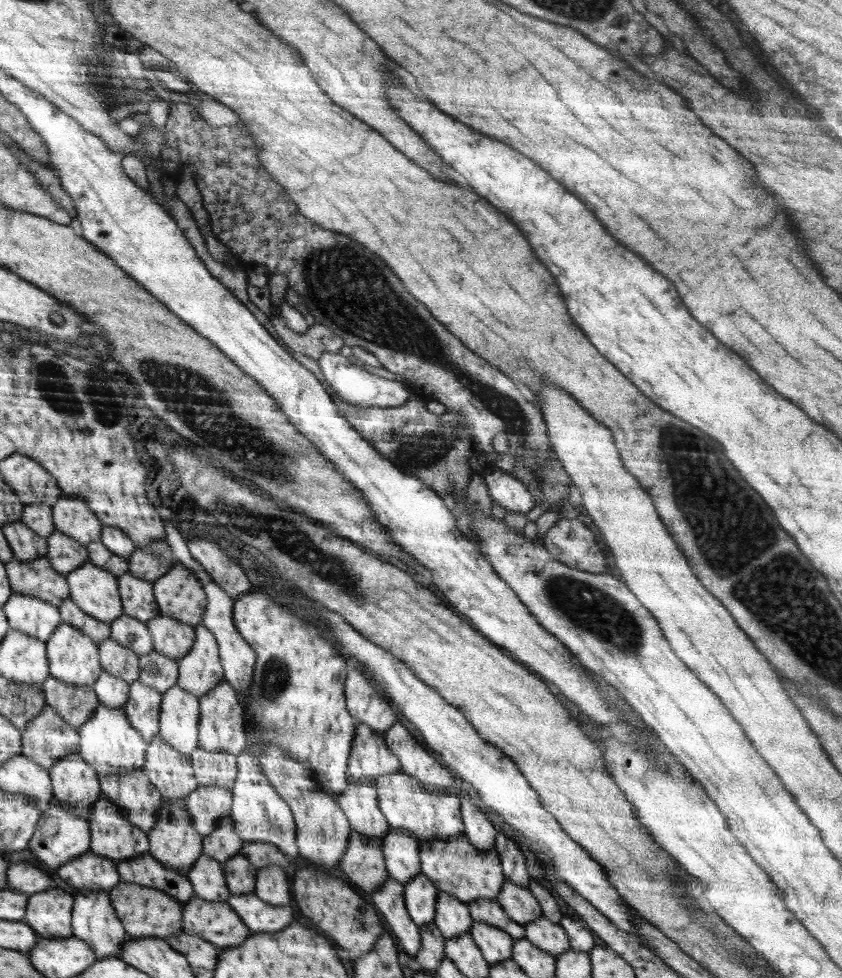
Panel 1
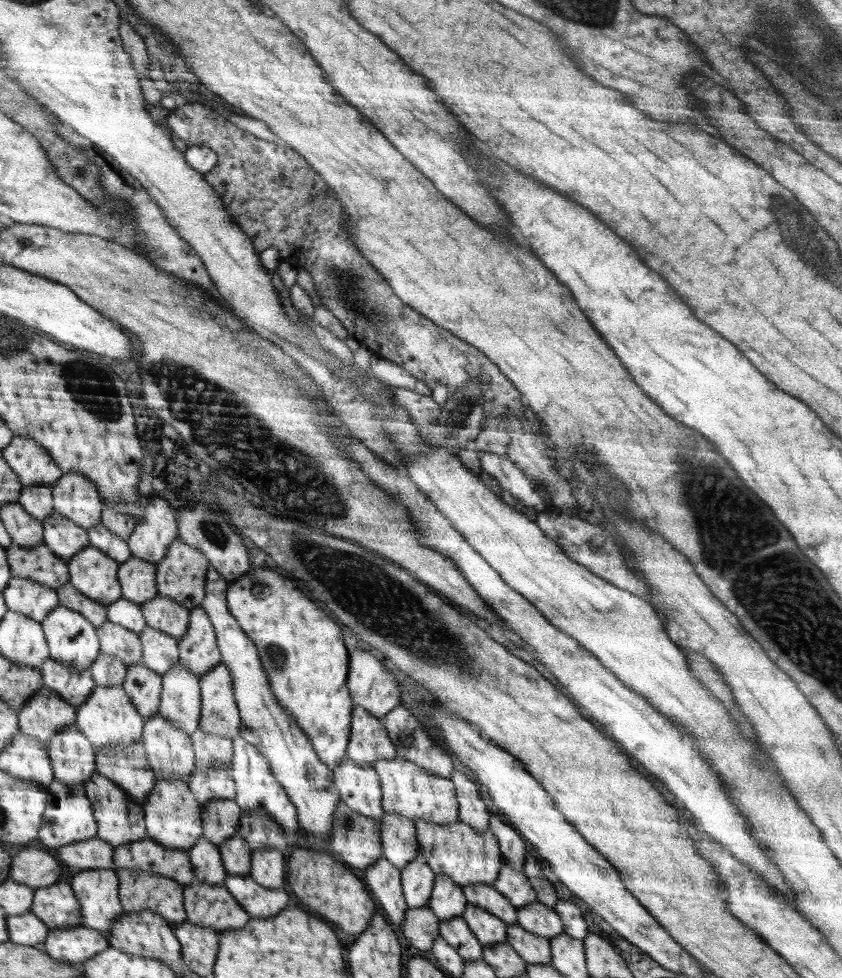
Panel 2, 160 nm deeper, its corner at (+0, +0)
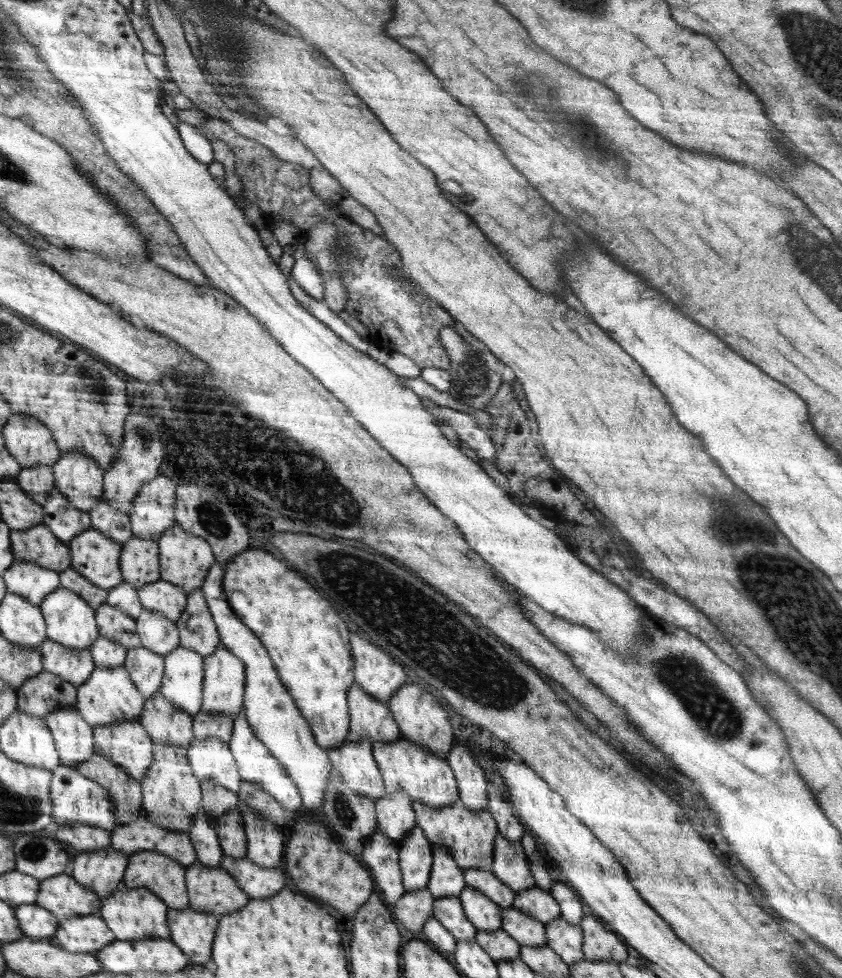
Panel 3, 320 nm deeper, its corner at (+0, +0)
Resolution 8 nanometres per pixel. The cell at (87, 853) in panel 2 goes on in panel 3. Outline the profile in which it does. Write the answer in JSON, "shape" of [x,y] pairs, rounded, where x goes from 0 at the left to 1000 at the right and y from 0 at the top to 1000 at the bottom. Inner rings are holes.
{"shape":[[[84,843],[65,846],[64,853],[74,863],[90,873],[126,870],[132,865],[132,850],[103,843]]]}

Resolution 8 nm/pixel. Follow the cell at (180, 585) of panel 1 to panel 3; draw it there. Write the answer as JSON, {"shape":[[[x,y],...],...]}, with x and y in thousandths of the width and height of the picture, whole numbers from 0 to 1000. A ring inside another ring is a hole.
{"shape":[[[211,536],[200,540],[189,552],[189,581],[192,584],[195,595],[202,595],[216,601],[222,608],[238,603],[246,592],[246,585],[255,577],[254,562],[247,557],[246,552],[219,544]]]}

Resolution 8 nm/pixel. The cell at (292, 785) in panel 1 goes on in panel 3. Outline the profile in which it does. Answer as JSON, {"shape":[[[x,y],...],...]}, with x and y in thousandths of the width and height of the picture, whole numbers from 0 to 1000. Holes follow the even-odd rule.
{"shape":[[[259,575],[246,585],[245,595],[238,604],[247,609],[246,618],[252,618],[252,630],[257,630],[255,638],[261,638],[260,650],[266,650],[266,660],[292,681],[292,710],[289,712],[290,731],[304,753],[321,766],[331,777],[331,781],[341,786],[346,797],[359,811],[362,830],[375,832],[385,820],[385,811],[393,790],[392,770],[381,763],[369,747],[366,736],[355,727],[349,713],[335,701],[333,691],[323,679],[322,671],[315,665],[311,655],[280,630],[265,605],[266,580]]]}

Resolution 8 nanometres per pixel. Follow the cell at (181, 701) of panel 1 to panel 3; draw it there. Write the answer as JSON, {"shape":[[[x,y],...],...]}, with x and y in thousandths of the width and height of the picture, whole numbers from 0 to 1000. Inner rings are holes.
{"shape":[[[216,660],[195,672],[195,691],[189,703],[196,715],[230,734],[241,724],[241,693],[245,675]]]}

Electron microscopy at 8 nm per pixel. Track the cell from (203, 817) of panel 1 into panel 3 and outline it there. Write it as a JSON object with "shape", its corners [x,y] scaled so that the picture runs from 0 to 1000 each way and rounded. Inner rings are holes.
{"shape":[[[259,754],[232,756],[222,765],[222,774],[238,802],[247,796],[281,812],[289,798],[270,759]]]}

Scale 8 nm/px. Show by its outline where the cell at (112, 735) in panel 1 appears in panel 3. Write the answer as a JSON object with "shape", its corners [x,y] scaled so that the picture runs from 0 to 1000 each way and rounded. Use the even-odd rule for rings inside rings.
{"shape":[[[147,681],[140,683],[113,683],[108,693],[91,703],[91,727],[108,740],[109,744],[124,743],[135,739],[157,738],[169,734],[173,715],[157,697]]]}

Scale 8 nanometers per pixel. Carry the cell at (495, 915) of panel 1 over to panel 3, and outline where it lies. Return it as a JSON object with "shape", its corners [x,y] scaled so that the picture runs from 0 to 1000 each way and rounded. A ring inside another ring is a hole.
{"shape":[[[559,888],[553,892],[555,906],[574,912],[582,920],[586,920],[595,928],[606,928],[612,923],[612,911],[583,890],[576,888]]]}

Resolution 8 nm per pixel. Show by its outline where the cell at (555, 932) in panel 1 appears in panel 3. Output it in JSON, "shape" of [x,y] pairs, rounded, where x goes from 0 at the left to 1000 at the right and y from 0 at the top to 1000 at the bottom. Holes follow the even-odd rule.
{"shape":[[[639,906],[627,911],[612,913],[610,927],[647,946],[666,937],[662,920],[653,914],[653,911],[644,910]]]}

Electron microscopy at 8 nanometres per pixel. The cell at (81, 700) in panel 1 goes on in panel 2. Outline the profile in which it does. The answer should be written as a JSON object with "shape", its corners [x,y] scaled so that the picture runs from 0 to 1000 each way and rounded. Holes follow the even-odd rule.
{"shape":[[[61,673],[46,685],[51,690],[51,701],[68,708],[90,725],[103,718],[116,701],[106,685],[91,686]]]}

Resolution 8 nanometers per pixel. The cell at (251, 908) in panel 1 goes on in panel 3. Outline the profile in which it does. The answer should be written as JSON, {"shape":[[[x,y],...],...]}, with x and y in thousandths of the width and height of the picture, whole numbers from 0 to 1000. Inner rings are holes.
{"shape":[[[266,874],[260,883],[270,890],[284,903],[284,907],[293,912],[297,919],[321,918],[333,912],[337,906],[337,896],[330,885],[323,888],[302,883],[295,876],[276,877]]]}

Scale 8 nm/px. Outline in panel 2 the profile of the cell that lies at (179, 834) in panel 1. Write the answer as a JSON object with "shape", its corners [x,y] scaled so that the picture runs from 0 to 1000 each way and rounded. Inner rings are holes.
{"shape":[[[186,796],[183,806],[176,811],[170,829],[175,855],[194,863],[197,867],[223,871],[224,867],[241,855],[240,825],[233,820],[224,801],[215,798]]]}

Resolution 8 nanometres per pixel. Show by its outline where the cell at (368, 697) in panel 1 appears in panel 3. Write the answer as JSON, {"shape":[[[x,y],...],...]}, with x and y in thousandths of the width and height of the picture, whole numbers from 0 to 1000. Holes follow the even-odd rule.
{"shape":[[[428,647],[416,648],[420,671],[420,695],[439,712],[461,720],[469,708],[480,702],[482,689],[463,669],[432,654]]]}

